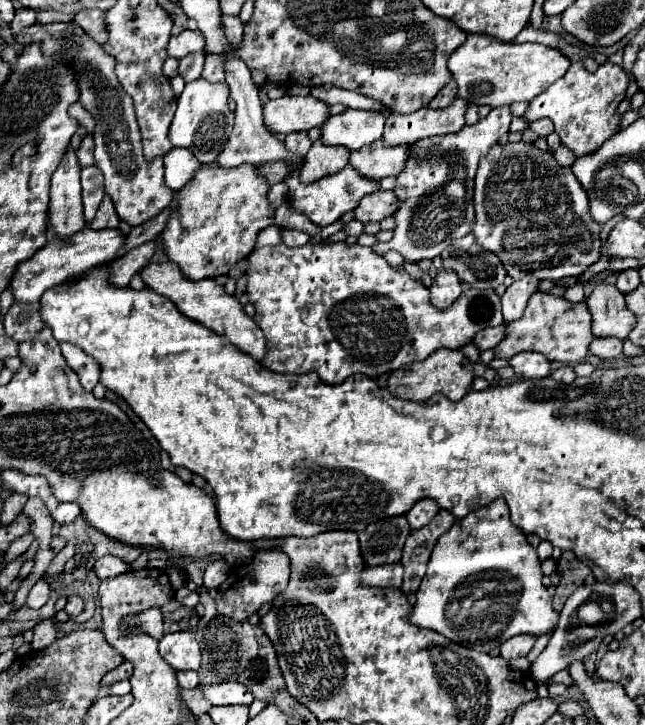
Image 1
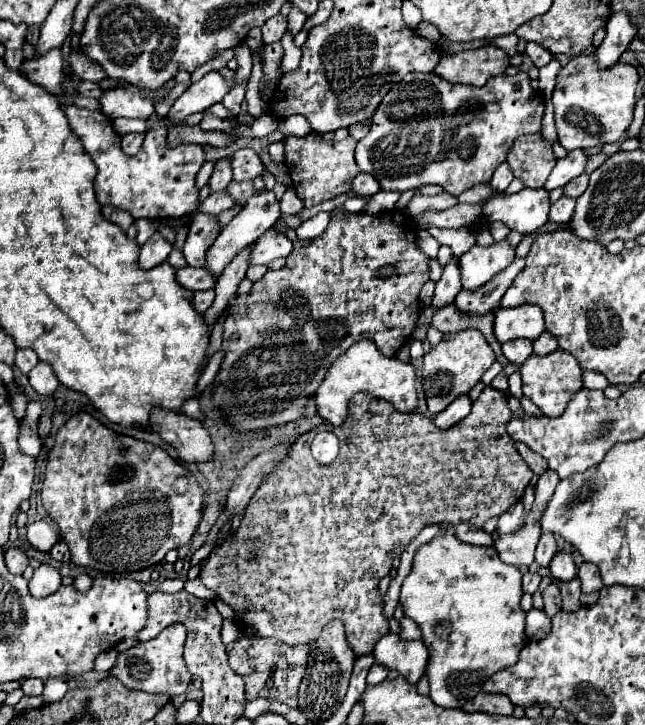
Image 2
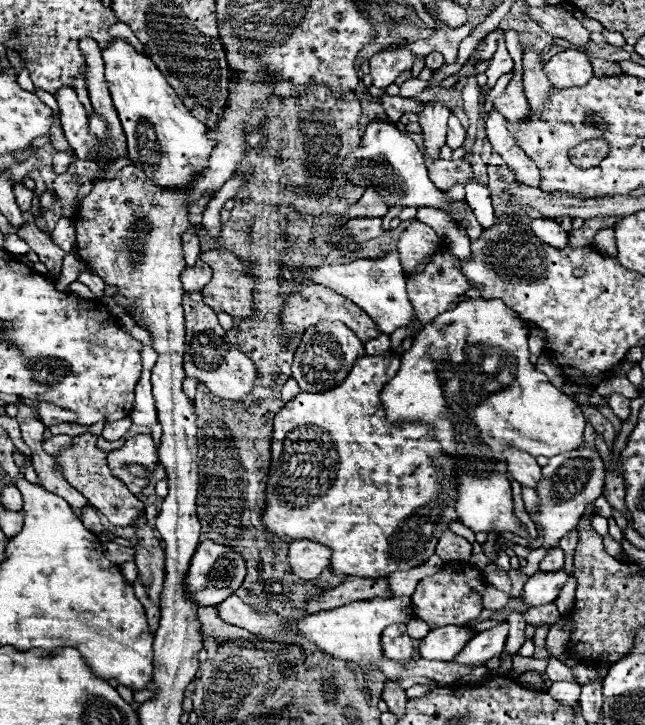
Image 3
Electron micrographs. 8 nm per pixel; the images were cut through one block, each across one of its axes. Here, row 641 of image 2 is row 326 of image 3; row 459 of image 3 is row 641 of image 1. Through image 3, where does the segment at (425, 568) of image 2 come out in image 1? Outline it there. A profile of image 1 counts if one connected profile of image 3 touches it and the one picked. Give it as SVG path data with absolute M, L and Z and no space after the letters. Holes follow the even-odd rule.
M502 498L484 506L478 512L470 512L462 520L438 538L432 556L428 560L426 574L416 592L416 604L408 616L414 626L430 628L454 644L472 648L478 652L492 652L500 644L518 634L530 634L532 638L552 636L558 626L560 612L552 608L552 596L542 584L542 570L536 550L526 542L526 536L510 522L508 506Z

